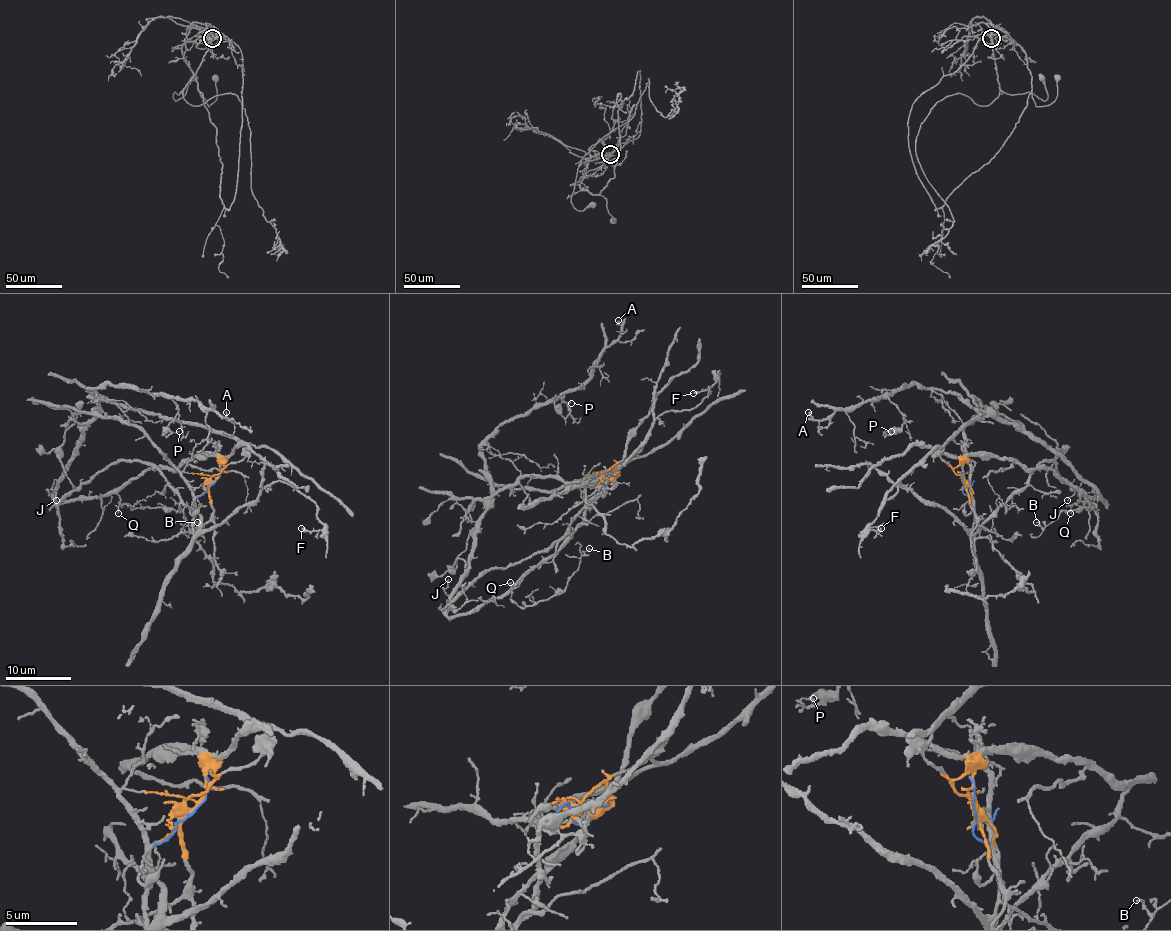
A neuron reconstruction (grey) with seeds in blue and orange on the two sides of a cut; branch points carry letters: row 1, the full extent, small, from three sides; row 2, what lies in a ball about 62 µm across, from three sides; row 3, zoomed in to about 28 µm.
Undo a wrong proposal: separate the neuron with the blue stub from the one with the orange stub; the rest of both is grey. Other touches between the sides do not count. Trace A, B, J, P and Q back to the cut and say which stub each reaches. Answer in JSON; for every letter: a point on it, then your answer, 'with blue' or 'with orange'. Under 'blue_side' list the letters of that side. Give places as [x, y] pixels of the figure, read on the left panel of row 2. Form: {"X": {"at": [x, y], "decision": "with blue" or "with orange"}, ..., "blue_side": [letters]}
{"A": {"at": [226, 412], "decision": "with orange"}, "B": {"at": [197, 522], "decision": "with orange"}, "J": {"at": [56, 500], "decision": "with orange"}, "P": {"at": [179, 431], "decision": "with orange"}, "Q": {"at": [118, 513], "decision": "with orange"}, "blue_side": []}

